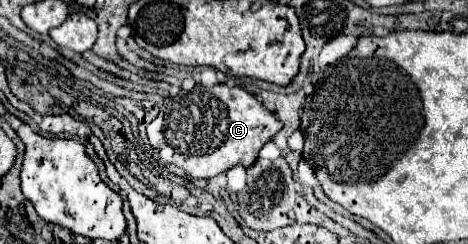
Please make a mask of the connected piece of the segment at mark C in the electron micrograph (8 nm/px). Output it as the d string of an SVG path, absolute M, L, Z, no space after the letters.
M196 84L194 90L180 92L176 98L164 100L160 114L148 124L148 140L152 148L158 150L160 160L180 166L192 178L210 178L230 170L236 164L242 164L246 168L252 166L252 162L256 162L258 158L260 148L274 138L280 126L282 126L280 120L264 104L260 104L254 94L246 92L244 88L240 86L228 88L226 84L216 84L206 88L202 84Z

